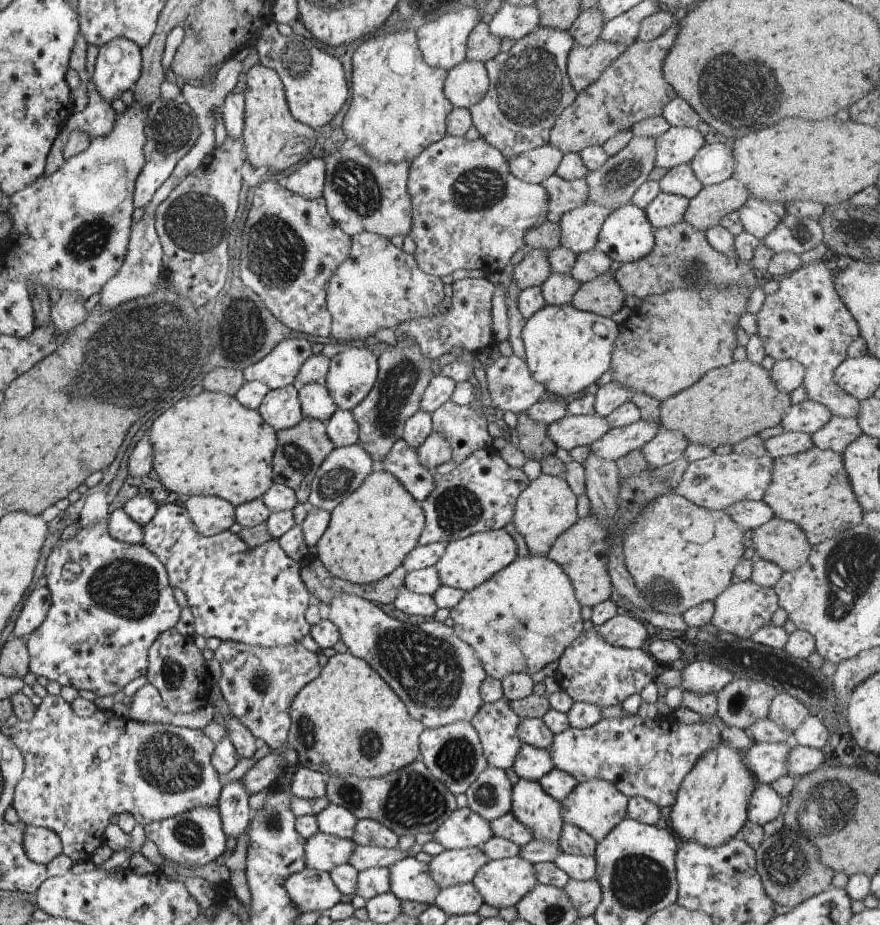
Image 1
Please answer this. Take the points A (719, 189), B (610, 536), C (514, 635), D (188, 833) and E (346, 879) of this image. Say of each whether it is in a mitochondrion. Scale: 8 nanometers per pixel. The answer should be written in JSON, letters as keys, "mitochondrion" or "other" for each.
{"A":"other","B":"other","C":"mitochondrion","D":"mitochondrion","E":"other"}

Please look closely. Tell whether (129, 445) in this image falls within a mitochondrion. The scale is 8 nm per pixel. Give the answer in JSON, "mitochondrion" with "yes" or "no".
{"mitochondrion":"no"}

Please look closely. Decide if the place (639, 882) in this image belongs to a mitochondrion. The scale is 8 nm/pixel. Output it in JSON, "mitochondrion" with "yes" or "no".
{"mitochondrion":"yes"}

